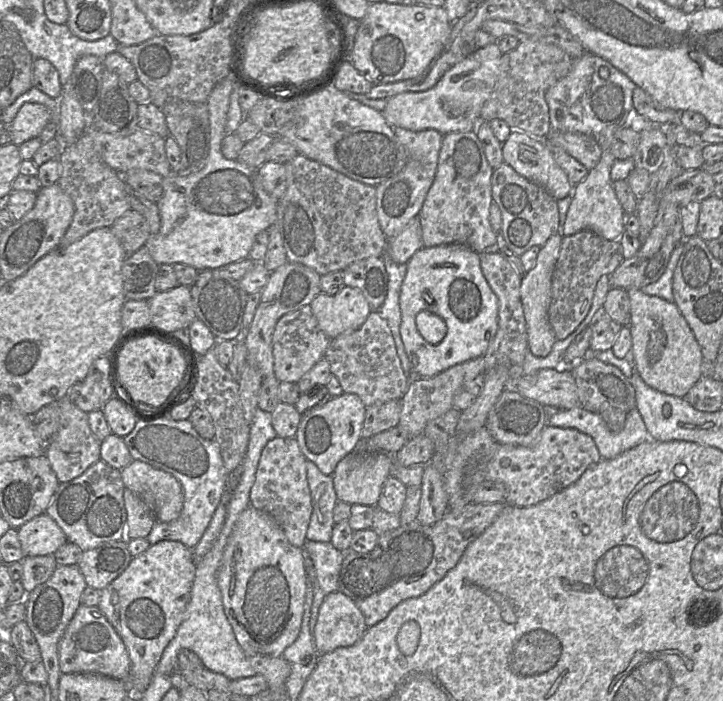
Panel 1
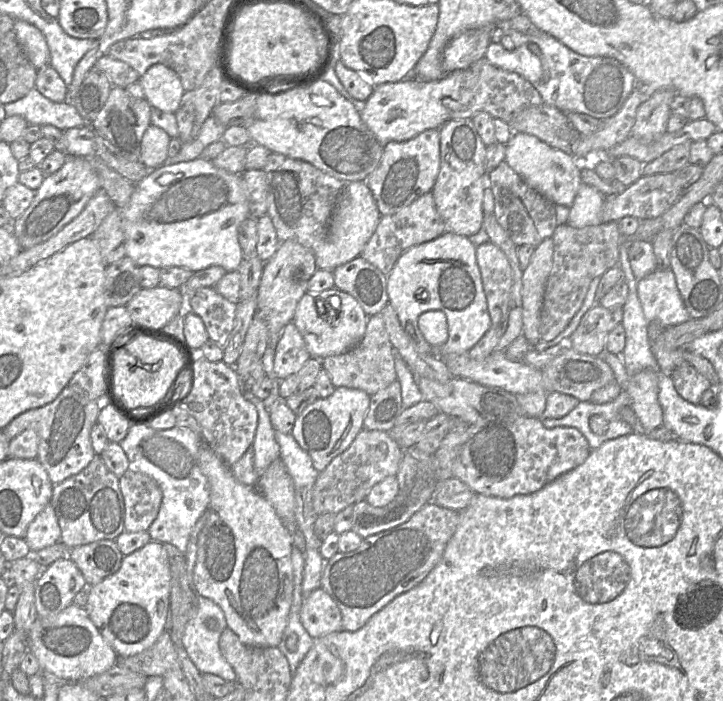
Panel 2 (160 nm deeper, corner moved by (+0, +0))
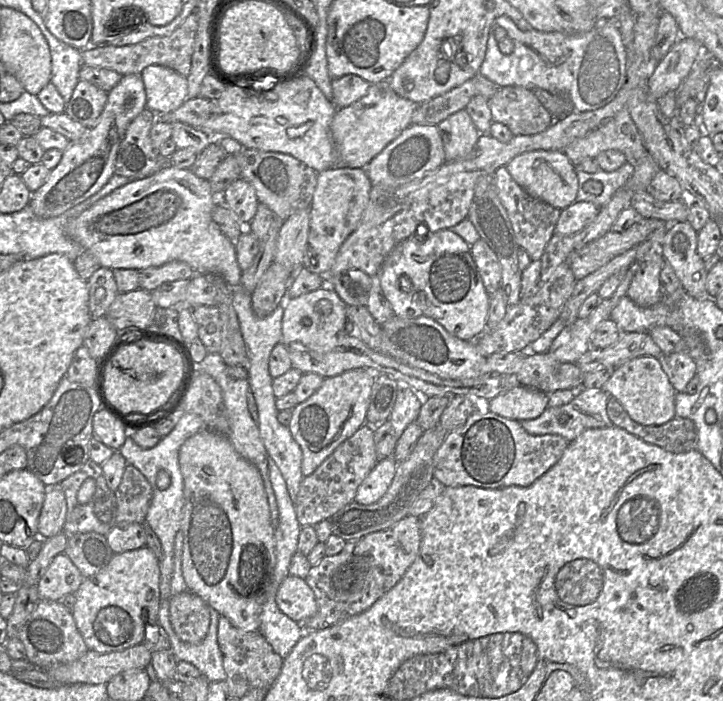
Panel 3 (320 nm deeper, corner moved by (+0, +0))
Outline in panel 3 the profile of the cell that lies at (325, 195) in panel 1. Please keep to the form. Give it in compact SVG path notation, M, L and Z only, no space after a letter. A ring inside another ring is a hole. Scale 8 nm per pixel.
M245 148L237 154L237 161L241 169L240 178L254 187L259 203L268 206L282 221L298 210L310 207L318 173L300 160L280 152Z

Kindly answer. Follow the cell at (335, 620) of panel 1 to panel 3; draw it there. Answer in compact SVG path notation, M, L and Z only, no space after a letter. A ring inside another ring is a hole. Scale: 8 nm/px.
M290 574L281 582L275 600L278 608L300 625L317 611L310 586L304 579Z

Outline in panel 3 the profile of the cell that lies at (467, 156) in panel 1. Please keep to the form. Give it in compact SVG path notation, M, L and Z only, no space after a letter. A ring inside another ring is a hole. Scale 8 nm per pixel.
M465 109L459 110L437 125L446 161L467 156L477 143L480 132Z

